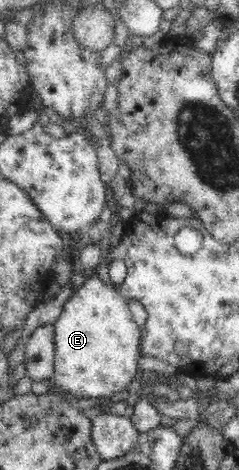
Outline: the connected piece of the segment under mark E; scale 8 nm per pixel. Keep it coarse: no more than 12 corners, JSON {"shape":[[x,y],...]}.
{"shape":[[91,274],[55,323],[64,392],[118,398],[138,376],[142,329]]}

